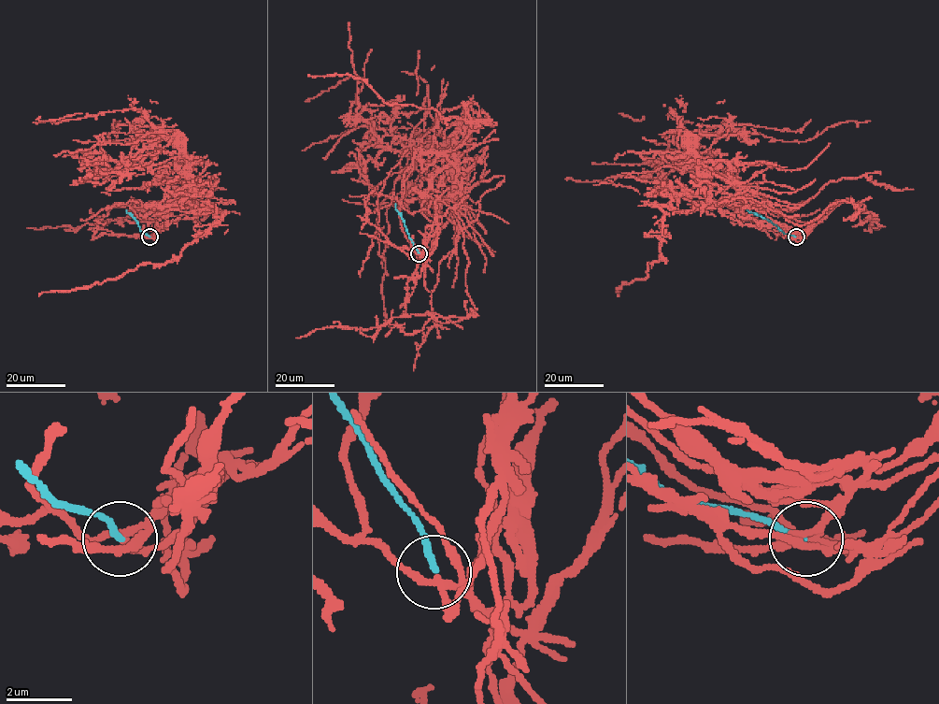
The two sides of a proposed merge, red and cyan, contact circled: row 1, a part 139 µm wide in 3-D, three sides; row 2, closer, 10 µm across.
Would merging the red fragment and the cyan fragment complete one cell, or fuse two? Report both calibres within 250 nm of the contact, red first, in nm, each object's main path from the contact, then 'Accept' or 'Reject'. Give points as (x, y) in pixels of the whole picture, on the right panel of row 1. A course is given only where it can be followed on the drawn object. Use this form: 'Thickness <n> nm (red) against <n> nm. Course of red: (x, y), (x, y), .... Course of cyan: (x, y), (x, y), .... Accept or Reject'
Thickness 180 nm (red) against 200 nm. Course of red: (797, 237), (746, 193), (700, 176), (694, 156), (685, 165), (673, 130), (805, 142), (870, 121). Course of cyan: (796, 237), (746, 209). Reject

